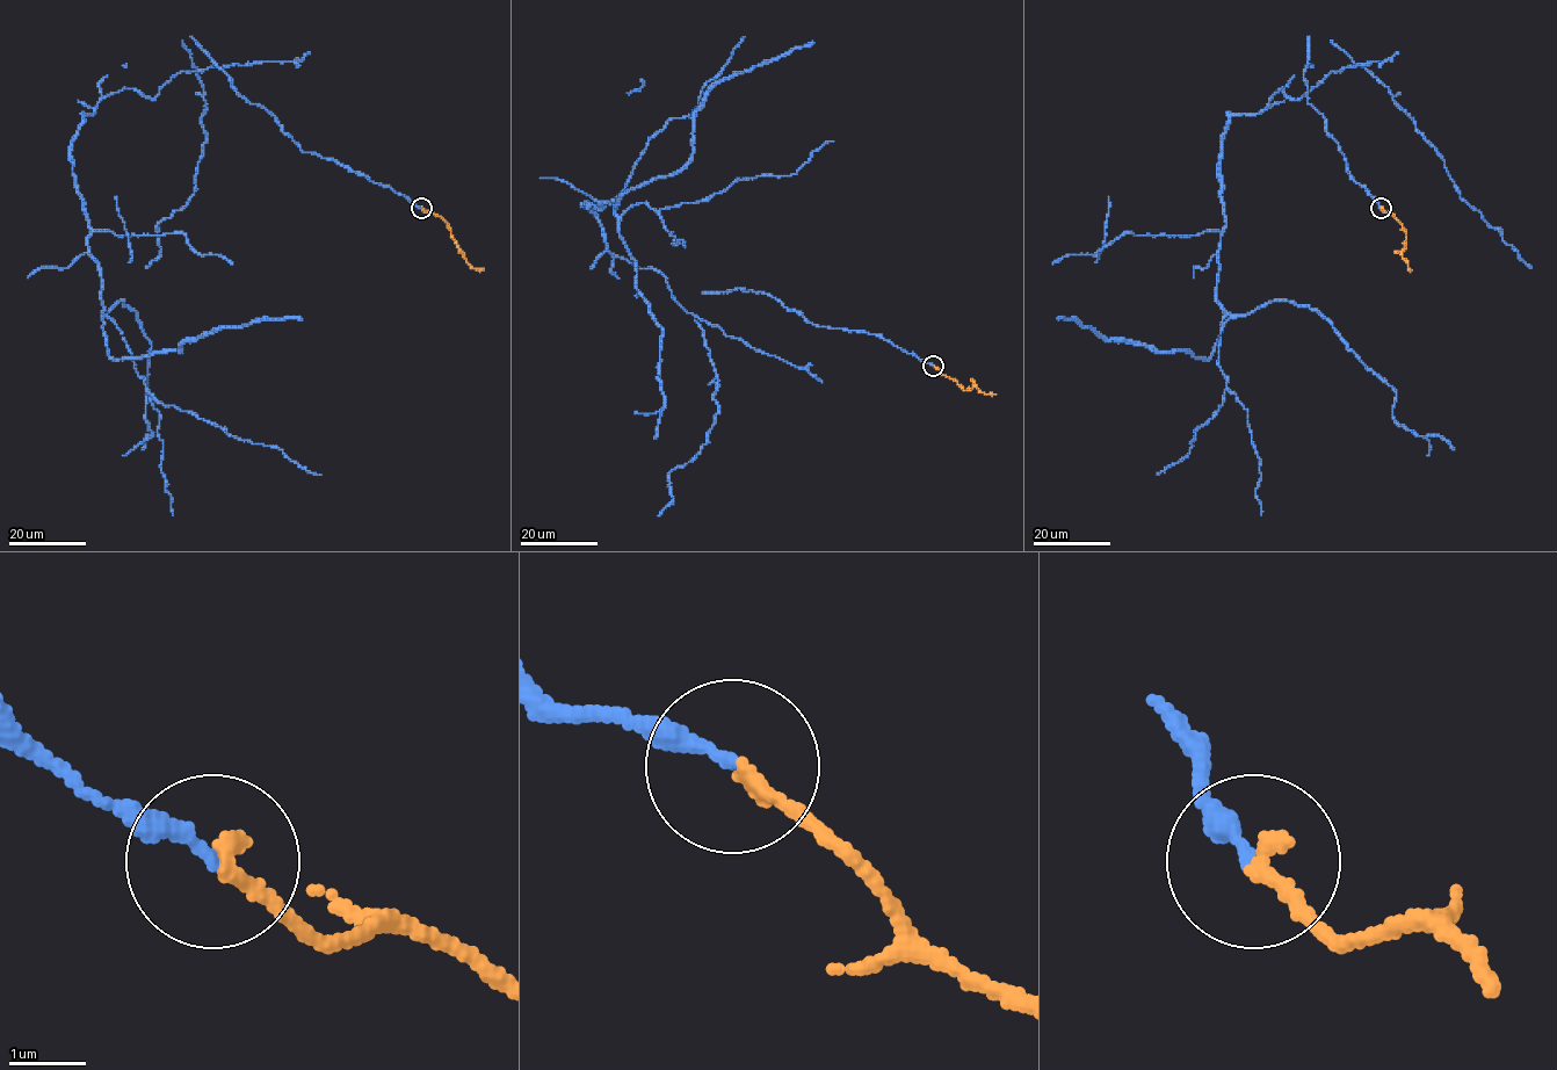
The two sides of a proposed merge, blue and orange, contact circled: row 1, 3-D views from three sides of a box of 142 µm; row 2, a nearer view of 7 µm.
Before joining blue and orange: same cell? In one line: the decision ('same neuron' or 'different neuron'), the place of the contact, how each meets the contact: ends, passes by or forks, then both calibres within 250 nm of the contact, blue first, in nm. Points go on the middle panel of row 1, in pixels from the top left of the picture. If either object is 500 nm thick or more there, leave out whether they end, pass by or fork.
different neuron; place (933, 366); blue ends; orange ends; calibres 190 and 200 nm

